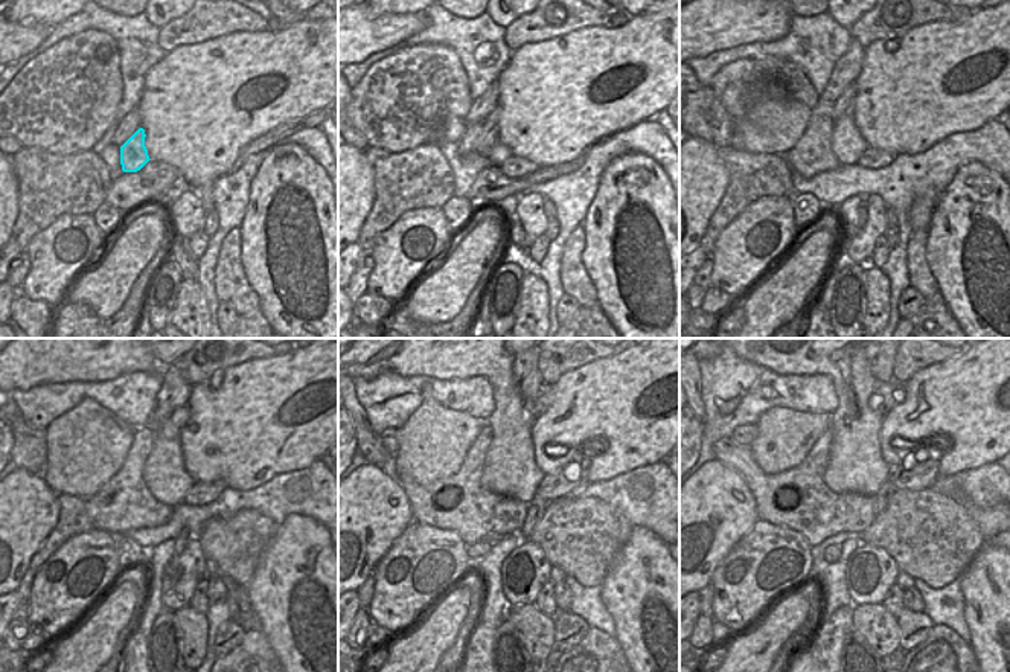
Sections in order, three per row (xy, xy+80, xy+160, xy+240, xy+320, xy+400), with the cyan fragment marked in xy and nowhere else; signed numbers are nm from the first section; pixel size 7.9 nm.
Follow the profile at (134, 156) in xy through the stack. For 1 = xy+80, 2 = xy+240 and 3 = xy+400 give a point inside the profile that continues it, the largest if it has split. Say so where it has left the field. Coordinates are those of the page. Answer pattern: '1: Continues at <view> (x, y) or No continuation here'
1: Continues at xy+80 (485, 142)
2: Continues at xy+240 (171, 428)
3: Continues at xy+400 (893, 393).

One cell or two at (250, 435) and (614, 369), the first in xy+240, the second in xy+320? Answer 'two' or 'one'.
one

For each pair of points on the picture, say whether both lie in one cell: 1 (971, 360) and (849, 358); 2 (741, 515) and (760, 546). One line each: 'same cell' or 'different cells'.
1: different cells
2: different cells

